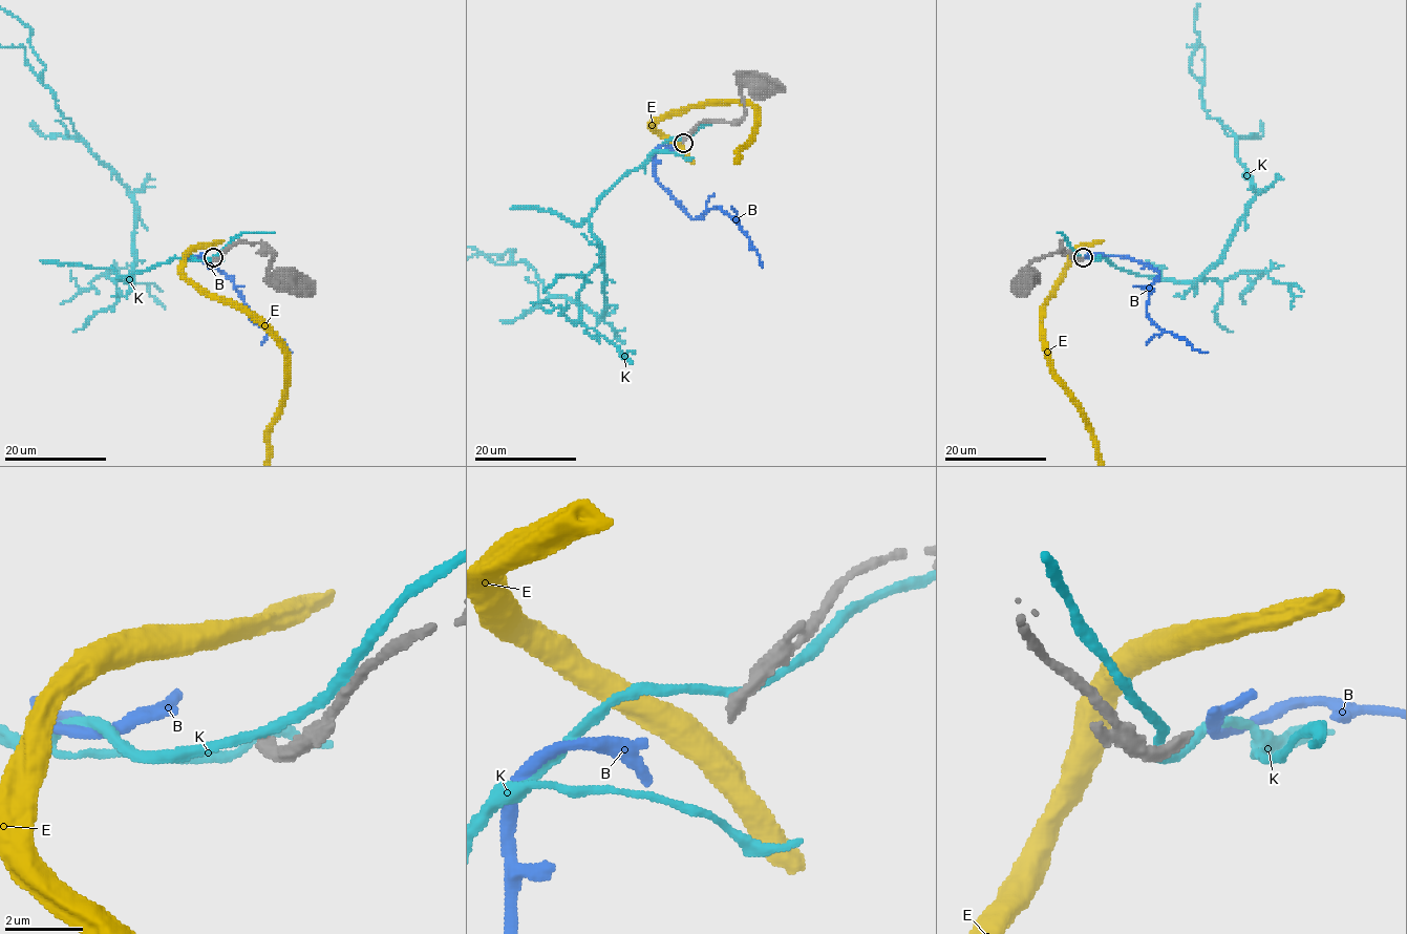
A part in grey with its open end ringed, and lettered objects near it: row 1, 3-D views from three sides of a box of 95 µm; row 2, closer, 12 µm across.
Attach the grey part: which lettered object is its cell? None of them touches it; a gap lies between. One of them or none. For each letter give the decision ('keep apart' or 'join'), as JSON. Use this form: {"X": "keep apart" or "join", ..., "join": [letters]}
{"B": "join", "E": "keep apart", "K": "keep apart", "join": ["B"]}

